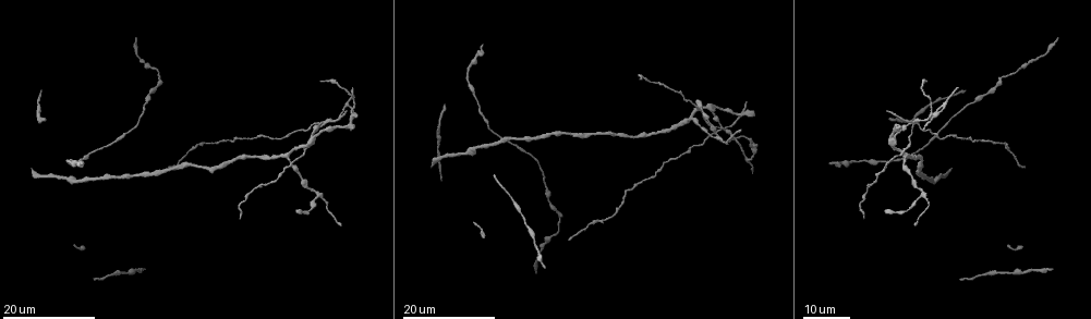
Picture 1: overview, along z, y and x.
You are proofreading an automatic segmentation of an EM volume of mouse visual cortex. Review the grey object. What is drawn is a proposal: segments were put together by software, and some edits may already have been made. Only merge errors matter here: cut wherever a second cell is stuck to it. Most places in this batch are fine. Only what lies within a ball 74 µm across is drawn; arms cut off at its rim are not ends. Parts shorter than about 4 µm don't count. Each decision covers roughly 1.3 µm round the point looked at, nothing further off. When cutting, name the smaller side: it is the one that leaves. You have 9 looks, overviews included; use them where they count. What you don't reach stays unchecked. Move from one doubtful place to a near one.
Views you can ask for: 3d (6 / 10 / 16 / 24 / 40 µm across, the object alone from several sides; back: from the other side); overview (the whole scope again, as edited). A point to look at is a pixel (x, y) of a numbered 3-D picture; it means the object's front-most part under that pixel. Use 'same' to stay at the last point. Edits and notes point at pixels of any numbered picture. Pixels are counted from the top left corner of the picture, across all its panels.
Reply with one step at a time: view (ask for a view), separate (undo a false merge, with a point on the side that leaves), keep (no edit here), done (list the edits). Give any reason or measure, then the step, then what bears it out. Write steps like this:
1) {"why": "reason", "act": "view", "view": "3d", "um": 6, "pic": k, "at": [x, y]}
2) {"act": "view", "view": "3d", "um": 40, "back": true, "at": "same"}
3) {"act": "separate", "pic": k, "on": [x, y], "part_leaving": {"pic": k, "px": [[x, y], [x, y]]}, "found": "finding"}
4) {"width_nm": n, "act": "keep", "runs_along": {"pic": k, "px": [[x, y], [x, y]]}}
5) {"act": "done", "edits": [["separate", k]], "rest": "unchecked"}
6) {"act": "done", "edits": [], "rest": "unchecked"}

{"why": "three-way junction", "act": "view", "view": "3d", "um": 24, "pic": 1, "at": [892, 138]}

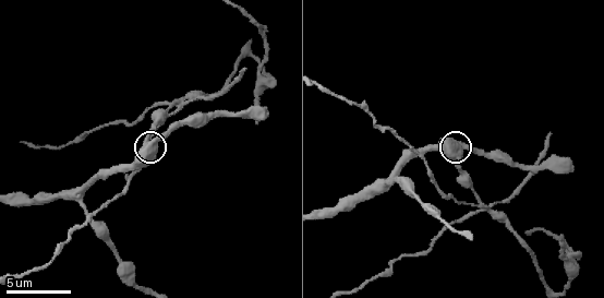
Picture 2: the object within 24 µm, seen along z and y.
{"act": "view", "view": "3d", "um": 10, "pic": 2, "at": [149, 145]}

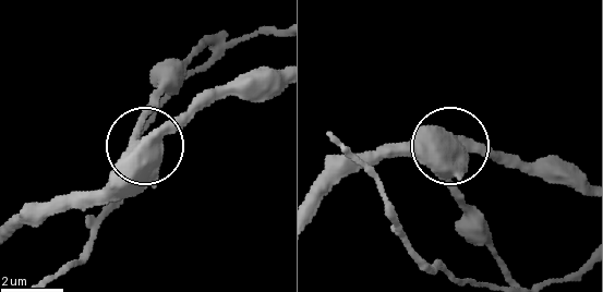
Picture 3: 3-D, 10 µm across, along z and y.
{"width_nm": 470, "act": "keep", "found": "all the same cell"}

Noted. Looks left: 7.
{"why": "looks like a crossing", "act": "view", "view": "3d", "um": 16, "pic": 2, "at": [179, 104]}

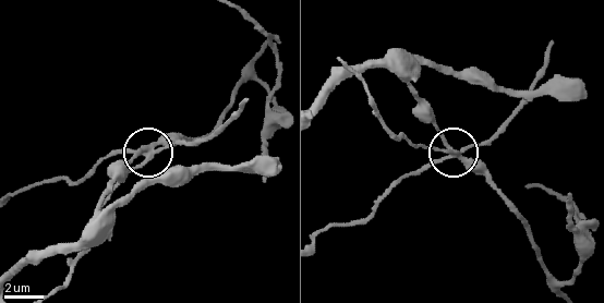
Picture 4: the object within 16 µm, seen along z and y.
{"arms": 5, "act": "separate", "pic": 4, "on": [124, 150], "part_leaving": {"pic": 4, "px": [[150, 152], [118, 152], [84, 179], [45, 181], [15, 192]]}, "found": "two cells meet here"}

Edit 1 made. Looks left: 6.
{"act": "view", "view": "3d", "um": 16, "pic": 1, "at": [471, 154]}

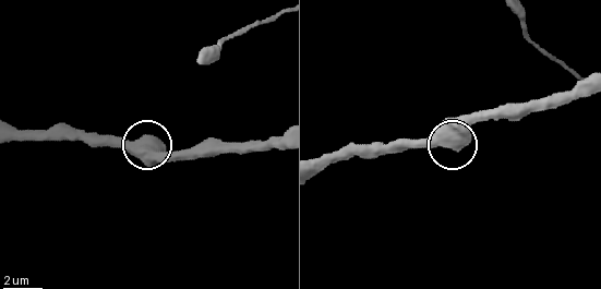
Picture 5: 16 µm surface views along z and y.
{"why": "closer look", "act": "view", "view": "3d", "um": 6, "pic": 5, "at": [454, 147]}

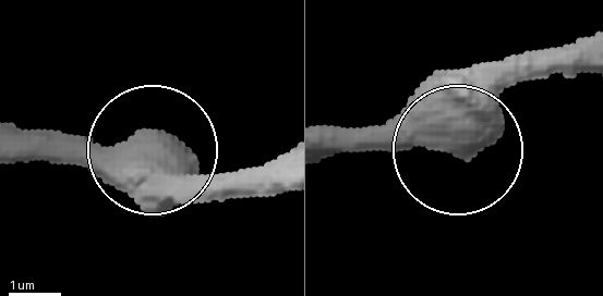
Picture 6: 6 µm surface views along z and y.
{"act": "keep", "found": "continuous, no second cell"}

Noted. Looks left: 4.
{"act": "view", "view": "3d", "um": 24, "pic": 1, "at": [920, 197]}

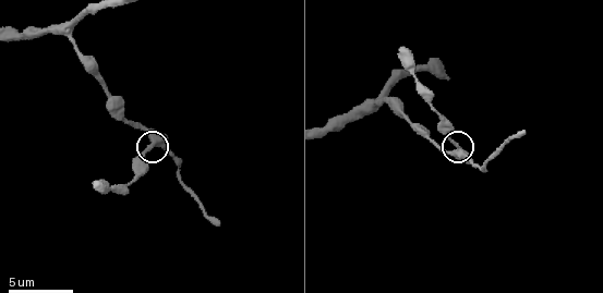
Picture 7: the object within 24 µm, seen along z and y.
{"act": "view", "view": "3d", "um": 10, "pic": 7, "at": [152, 145]}

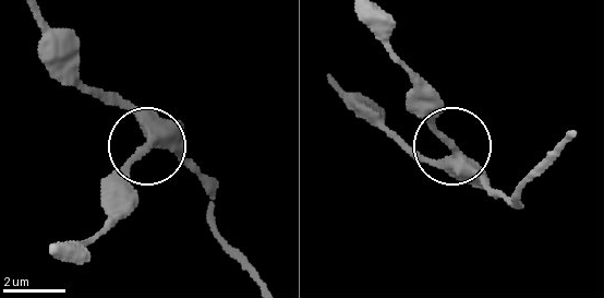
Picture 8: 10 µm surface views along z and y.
{"why": "closer look", "act": "view", "view": "3d", "um": 6, "pic": 8, "at": [151, 145]}

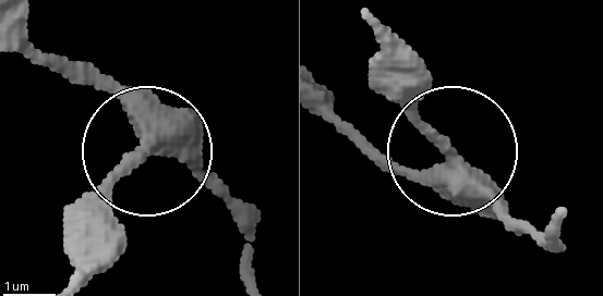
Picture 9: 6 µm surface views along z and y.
{"act": "keep", "runs_along": {"pic": 9, "px": [[22, 27], [113, 97], [153, 152], [192, 161], [239, 205]]}, "found": "one cell here"}

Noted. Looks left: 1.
{"act": "done", "edits": [["separate", 4]], "rest": "unchecked"}

